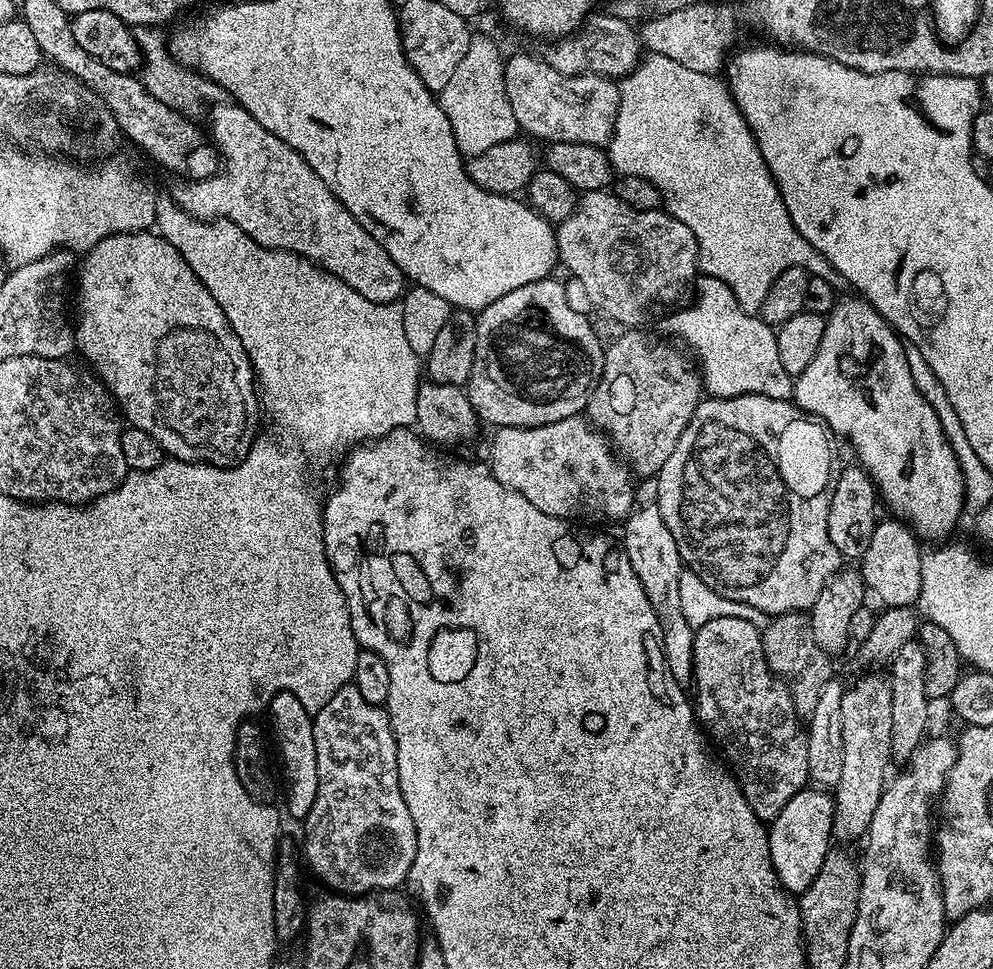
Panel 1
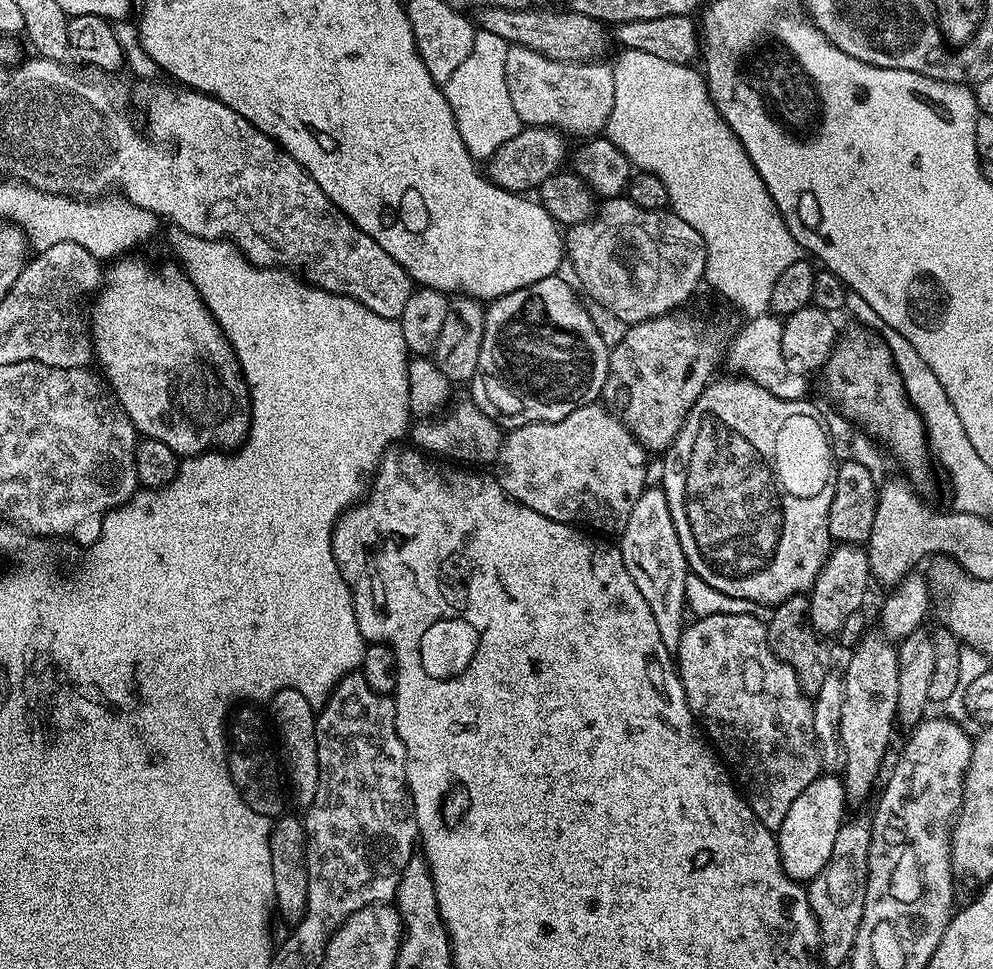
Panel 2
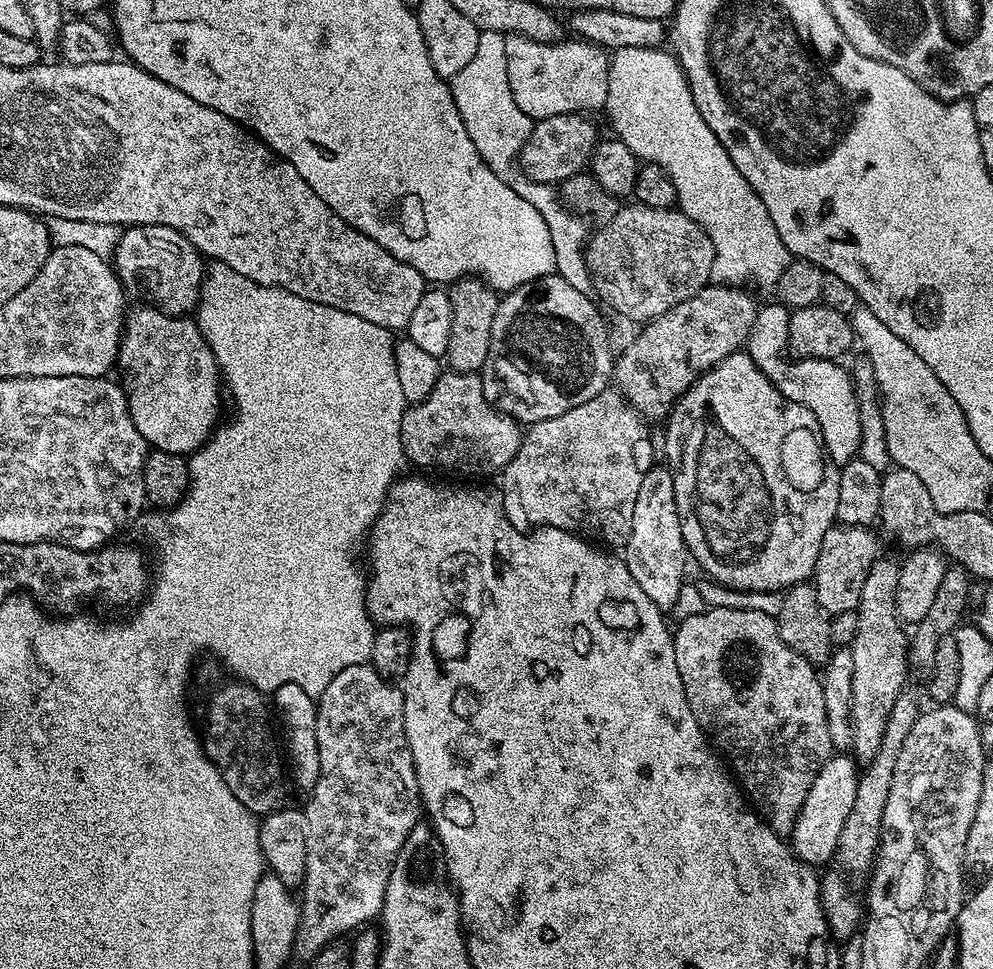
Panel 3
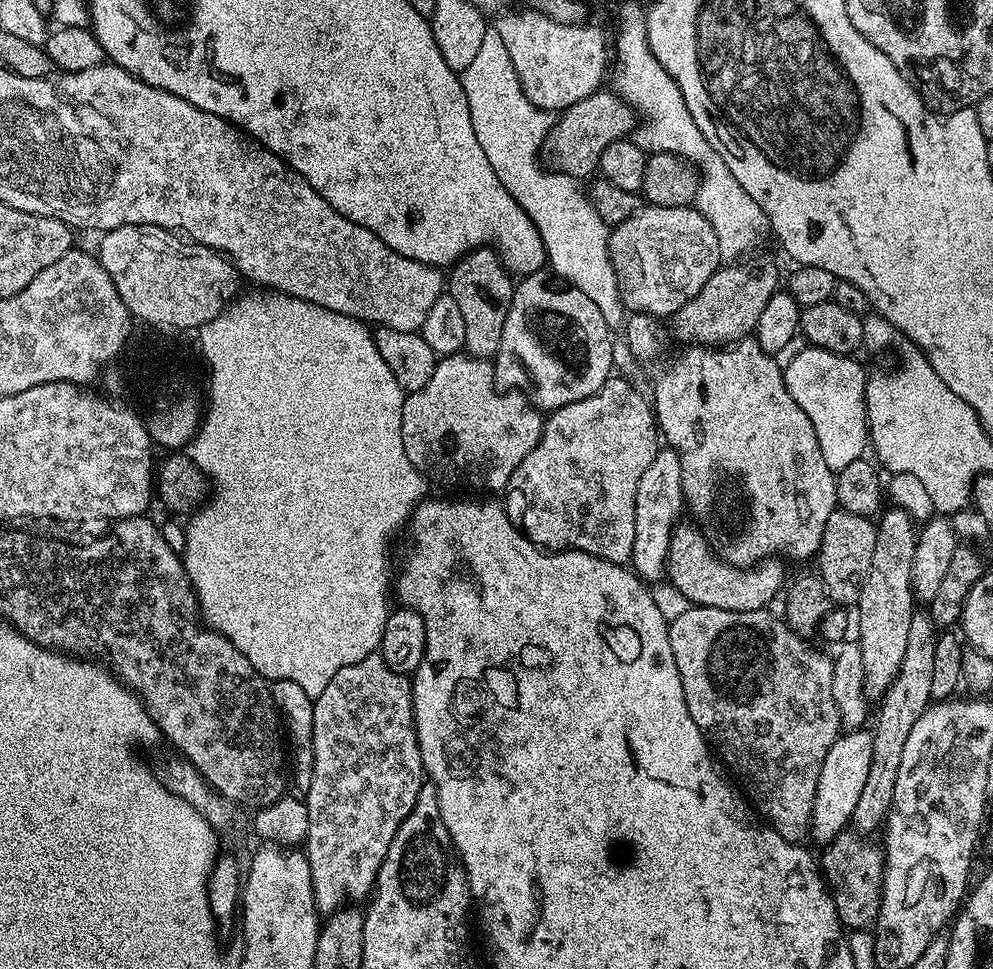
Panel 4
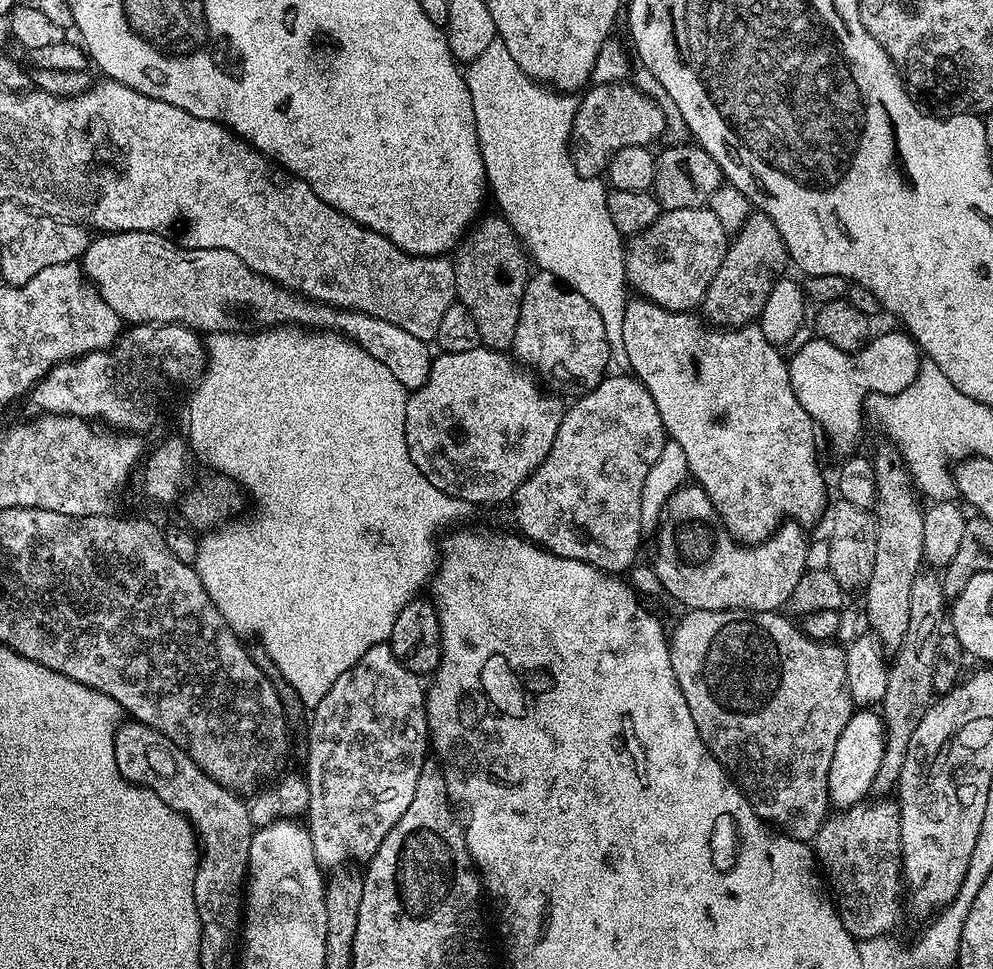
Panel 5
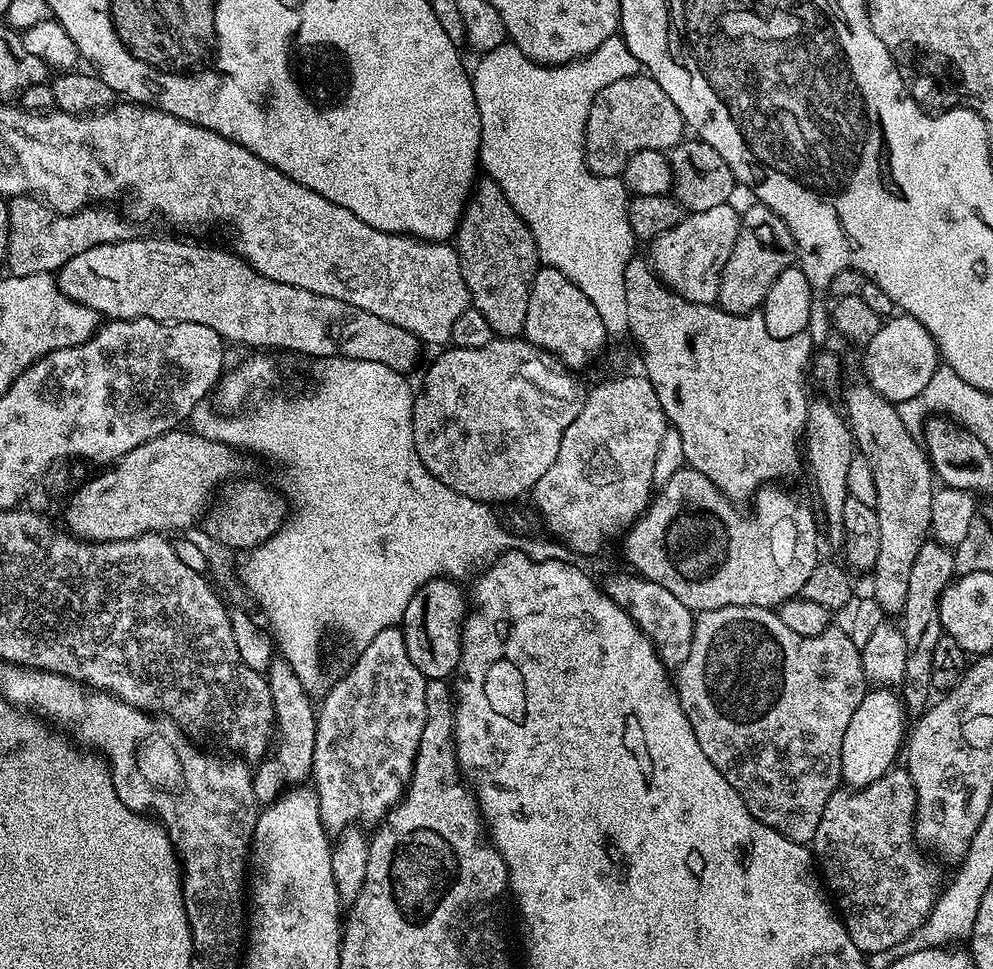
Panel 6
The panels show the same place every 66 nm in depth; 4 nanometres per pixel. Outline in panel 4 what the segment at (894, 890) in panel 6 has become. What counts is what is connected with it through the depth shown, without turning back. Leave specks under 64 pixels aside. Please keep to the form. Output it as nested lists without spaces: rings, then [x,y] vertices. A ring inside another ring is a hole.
[[[855,830],[839,832],[833,840],[828,841],[823,849],[824,857],[818,860],[819,867],[826,877],[826,883],[830,889],[830,895],[841,925],[848,930],[864,930],[875,925],[876,915],[880,913],[880,891],[884,885],[884,851],[878,843],[871,844],[871,839],[862,838],[861,833]]]

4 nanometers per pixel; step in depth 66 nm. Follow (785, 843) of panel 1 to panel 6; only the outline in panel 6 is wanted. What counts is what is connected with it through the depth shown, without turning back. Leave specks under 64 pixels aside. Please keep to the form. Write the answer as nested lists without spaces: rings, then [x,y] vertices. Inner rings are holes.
[[[876,686],[865,691],[862,702],[858,702],[858,710],[854,710],[854,718],[850,718],[850,726],[846,726],[846,735],[842,740],[843,783],[849,789],[864,788],[870,782],[882,778],[897,763],[896,755],[901,755],[906,744],[906,724],[904,728],[905,709],[902,700],[896,696],[891,687]]]

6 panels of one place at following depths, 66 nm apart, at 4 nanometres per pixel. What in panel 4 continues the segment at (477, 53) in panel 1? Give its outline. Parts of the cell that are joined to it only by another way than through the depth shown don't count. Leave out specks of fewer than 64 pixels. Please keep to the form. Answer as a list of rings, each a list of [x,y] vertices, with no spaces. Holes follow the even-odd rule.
[[[490,30],[486,38],[482,38],[482,46],[474,57],[474,62],[466,66],[464,72],[459,73],[462,90],[466,94],[466,106],[470,106],[470,122],[474,122],[474,134],[482,146],[486,159],[498,174],[498,182],[506,186],[506,194],[522,206],[522,210],[534,222],[545,246],[546,258],[549,269],[557,276],[562,277],[568,284],[593,299],[594,304],[602,310],[606,324],[610,330],[623,327],[626,320],[626,309],[620,302],[620,291],[617,288],[617,275],[614,274],[612,260],[609,258],[608,233],[610,226],[603,221],[598,210],[592,204],[589,193],[580,189],[581,181],[575,176],[568,176],[562,171],[552,170],[549,174],[546,169],[540,168],[540,156],[544,141],[549,139],[554,127],[554,116],[551,112],[534,106],[530,98],[522,90],[518,82],[518,74],[514,70],[514,62],[510,62],[510,53],[502,42],[502,34]]]

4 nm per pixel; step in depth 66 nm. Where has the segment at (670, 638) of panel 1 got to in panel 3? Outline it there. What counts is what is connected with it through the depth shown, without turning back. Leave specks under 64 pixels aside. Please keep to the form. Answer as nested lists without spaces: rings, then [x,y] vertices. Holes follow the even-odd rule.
[[[653,465],[642,478],[637,501],[634,502],[633,525],[624,543],[622,559],[634,582],[661,610],[668,610],[677,602],[688,555],[682,538],[681,519],[677,514],[672,471],[663,465]]]

